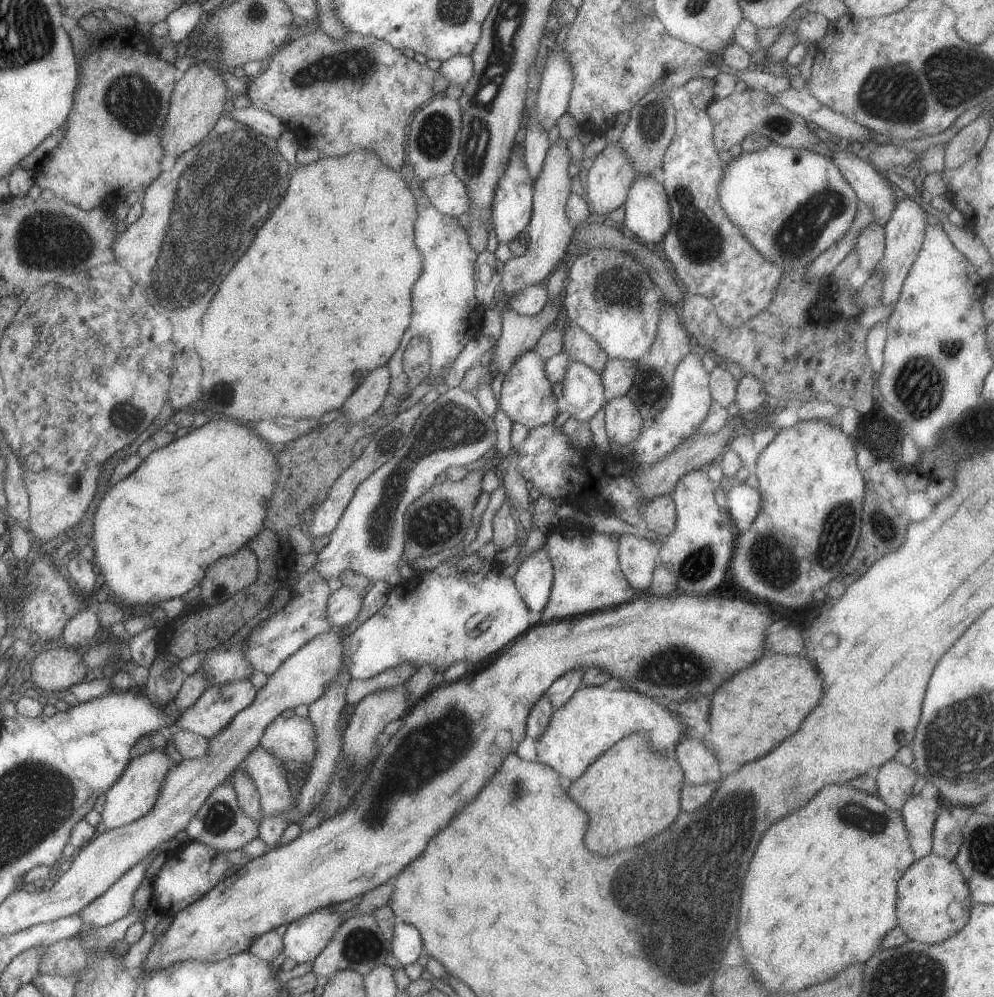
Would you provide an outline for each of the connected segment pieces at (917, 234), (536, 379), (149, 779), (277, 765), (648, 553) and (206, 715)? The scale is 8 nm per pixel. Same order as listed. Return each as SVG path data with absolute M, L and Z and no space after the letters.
M905 197L897 204L896 210L892 213L890 220L885 227L885 259L887 266L885 281L883 284L883 304L895 303L901 295L901 290L909 273L912 263L916 260L917 254L922 248L927 229L928 204L925 204L917 197Z
M534 349L527 350L513 360L513 366L505 374L498 401L500 408L512 422L520 422L527 429L554 422L562 410L562 402L552 393L552 383L548 380L545 360Z
M154 749L132 758L122 776L105 792L107 801L101 813L101 824L105 830L130 824L148 814L154 808L164 779L174 766L176 764L166 749Z
M256 747L246 760L239 764L257 786L261 807L264 816L274 817L281 813L294 814L297 802L288 790L284 764L273 754L266 752L262 747Z
M630 533L617 536L617 551L622 572L636 592L644 588L649 592L653 581L653 572L658 562L658 553L662 543L654 543L645 536Z
M240 679L225 685L210 685L197 701L188 707L179 718L177 728L195 732L208 740L218 734L241 710L249 707L256 698L257 690L249 679Z

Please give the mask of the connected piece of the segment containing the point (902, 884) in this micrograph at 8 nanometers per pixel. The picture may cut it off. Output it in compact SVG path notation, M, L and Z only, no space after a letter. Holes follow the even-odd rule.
M932 852L916 859L897 884L897 921L909 940L926 944L940 944L955 935L971 915L973 900L964 875L956 861L948 860ZM952 902L962 904L962 918L952 918L948 908Z

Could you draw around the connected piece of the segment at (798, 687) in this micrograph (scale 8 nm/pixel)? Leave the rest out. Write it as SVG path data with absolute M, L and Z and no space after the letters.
M764 654L748 668L722 682L710 696L708 722L710 732L699 736L712 744L714 756L723 762L733 760L740 765L762 758L776 748L784 738L792 736L808 710L816 706L822 694L822 682L816 668L798 656Z

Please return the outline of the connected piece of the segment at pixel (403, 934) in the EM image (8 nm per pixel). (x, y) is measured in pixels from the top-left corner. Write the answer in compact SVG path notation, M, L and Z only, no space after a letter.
M404 921L395 924L392 952L403 966L414 964L422 954L423 938L419 928Z

